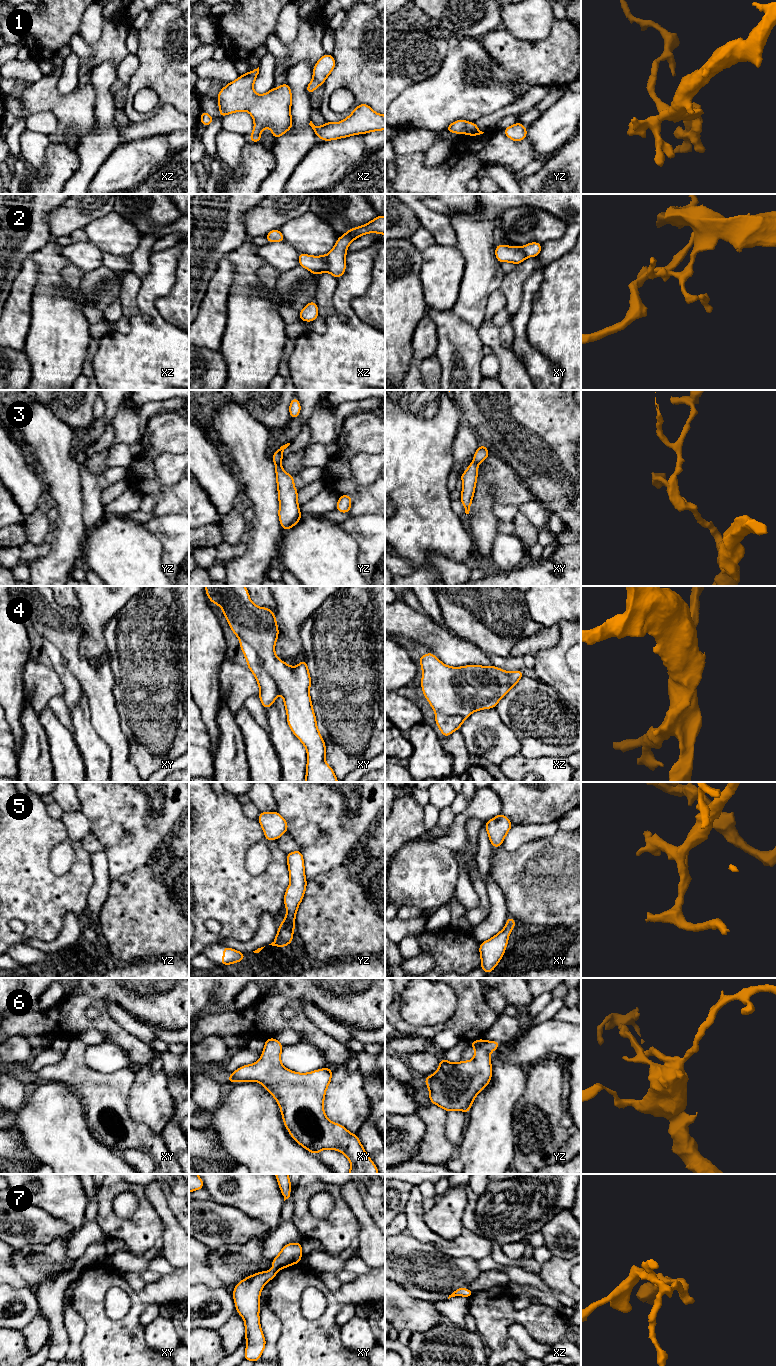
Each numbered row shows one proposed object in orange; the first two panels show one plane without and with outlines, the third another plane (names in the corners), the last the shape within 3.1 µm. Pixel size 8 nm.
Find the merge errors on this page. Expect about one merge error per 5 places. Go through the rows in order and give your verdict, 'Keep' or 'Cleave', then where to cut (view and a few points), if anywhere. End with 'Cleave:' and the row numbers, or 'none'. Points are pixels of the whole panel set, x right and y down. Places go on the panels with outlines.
1: Cleave. Split along yz (468, 122), (465, 133)
2: Cleave. Split along xz (326, 255), (328, 271)
3: Keep. No split
4: Cleave. Split along xy (239, 639), (246, 640), (254, 648), (278, 691)
5: Keep. No split
6: Keep. No split
7: Keep. No split
Cleave: 1, 2, 4

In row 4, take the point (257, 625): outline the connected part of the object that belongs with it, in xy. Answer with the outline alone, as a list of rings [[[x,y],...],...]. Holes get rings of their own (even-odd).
[[[205,586],[206,595],[223,610],[232,632],[239,640],[247,641],[257,651],[263,666],[273,678],[278,692],[282,695],[287,713],[287,722],[293,734],[307,750],[305,782],[339,782],[334,770],[326,763],[326,745],[317,728],[316,716],[309,694],[311,677],[306,659],[293,668],[275,655],[275,643],[279,630],[276,615],[269,608],[256,606],[249,597],[245,586]]]

